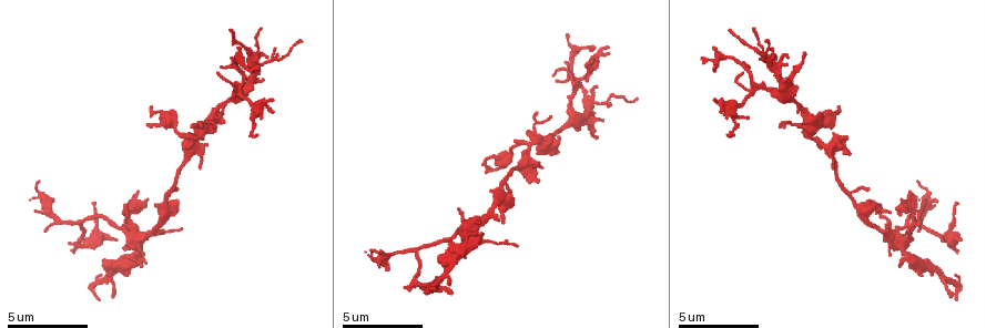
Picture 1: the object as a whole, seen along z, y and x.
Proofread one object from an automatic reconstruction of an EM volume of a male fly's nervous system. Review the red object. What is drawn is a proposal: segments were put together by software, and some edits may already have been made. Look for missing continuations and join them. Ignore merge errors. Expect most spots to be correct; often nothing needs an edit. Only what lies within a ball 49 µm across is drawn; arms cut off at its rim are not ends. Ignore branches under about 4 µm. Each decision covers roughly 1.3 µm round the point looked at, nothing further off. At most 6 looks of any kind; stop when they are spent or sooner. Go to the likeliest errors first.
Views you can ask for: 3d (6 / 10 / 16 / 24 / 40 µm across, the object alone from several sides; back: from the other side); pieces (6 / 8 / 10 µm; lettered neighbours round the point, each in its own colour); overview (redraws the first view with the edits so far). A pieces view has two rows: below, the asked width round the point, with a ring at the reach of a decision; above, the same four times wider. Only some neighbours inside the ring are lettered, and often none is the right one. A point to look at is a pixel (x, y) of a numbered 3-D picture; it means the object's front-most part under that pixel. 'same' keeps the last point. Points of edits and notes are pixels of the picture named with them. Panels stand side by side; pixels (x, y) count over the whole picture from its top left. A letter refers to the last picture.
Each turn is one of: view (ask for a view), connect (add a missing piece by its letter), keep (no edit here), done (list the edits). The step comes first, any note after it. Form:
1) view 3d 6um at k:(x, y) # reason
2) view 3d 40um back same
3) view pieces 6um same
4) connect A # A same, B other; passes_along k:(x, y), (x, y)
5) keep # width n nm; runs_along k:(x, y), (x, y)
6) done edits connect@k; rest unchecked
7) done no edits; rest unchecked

view 3d 6um at 1:(606, 49)

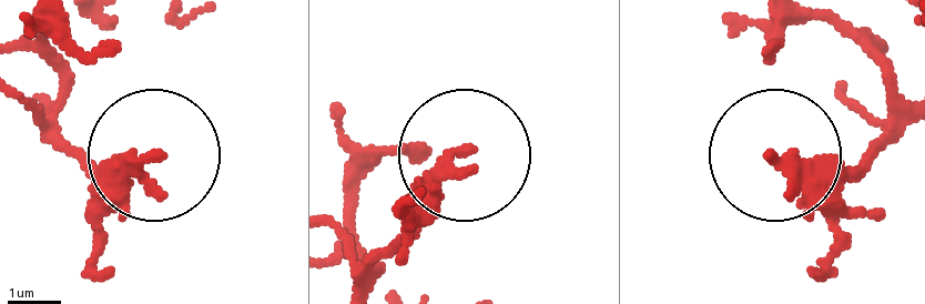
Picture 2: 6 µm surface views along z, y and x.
view pieces 8um at 2:(773, 157)

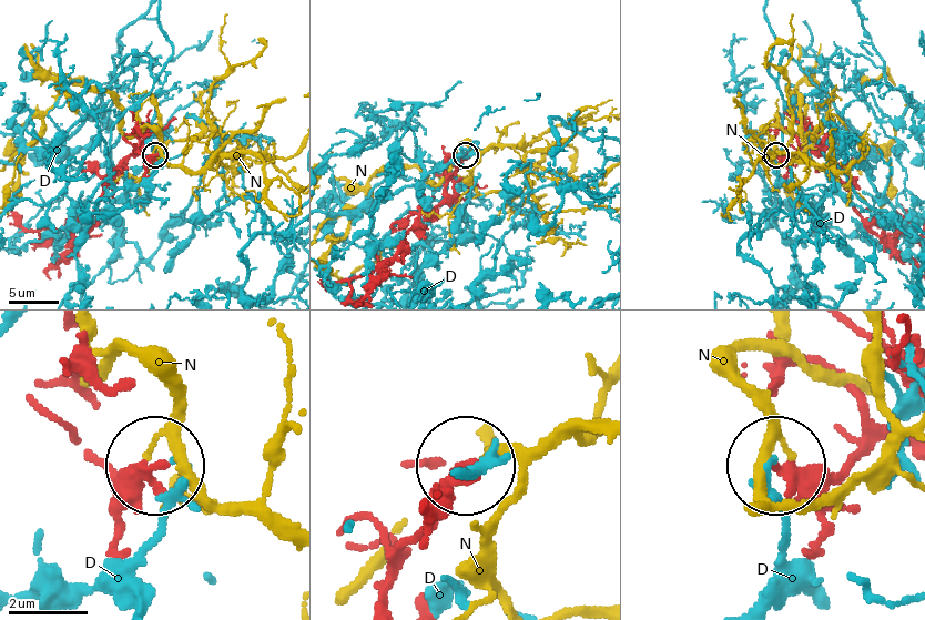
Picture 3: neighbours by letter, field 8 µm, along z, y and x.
keep # width 240 nm; D other, N other; runs_along 3:(102, 461), (119, 471), (149, 465); none of them fits

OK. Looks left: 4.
view pieces 10um at 1:(804, 52)

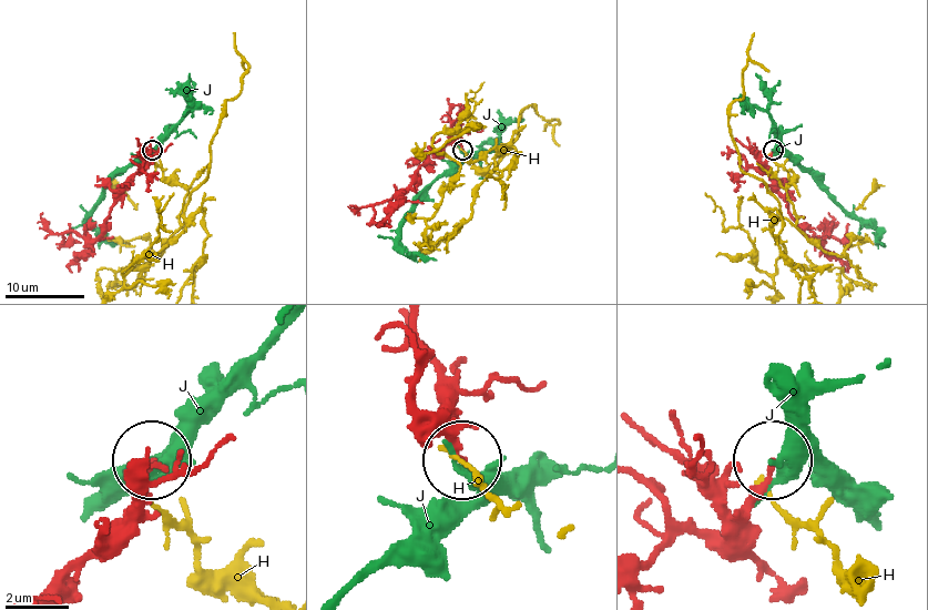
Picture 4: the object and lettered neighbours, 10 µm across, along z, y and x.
keep # H other, J other; no lettered piece goes on from it

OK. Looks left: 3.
view pieces 10um at 1:(911, 192) # free end

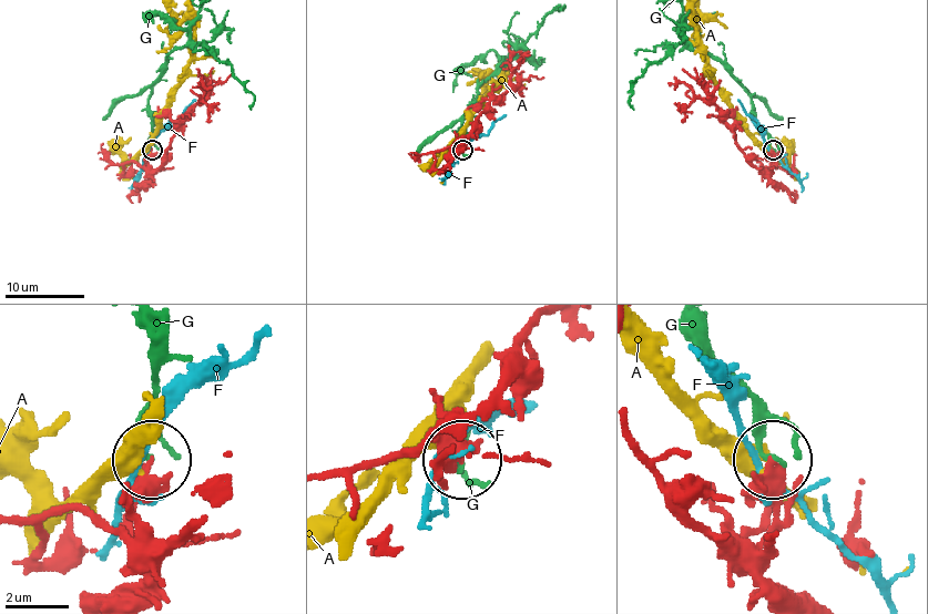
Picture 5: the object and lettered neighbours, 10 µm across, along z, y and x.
keep # width 330 nm; A other, F other, G other; none of them fits

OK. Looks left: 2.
done no edits; rest unchecked

